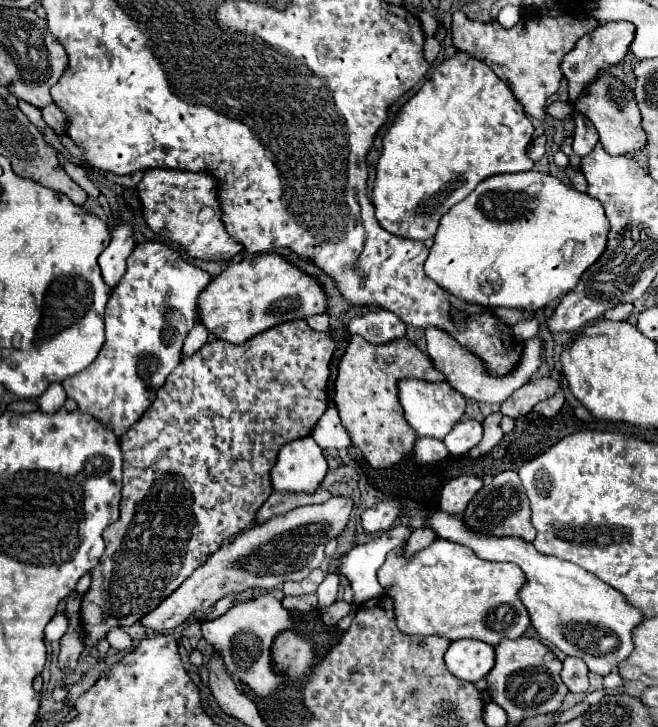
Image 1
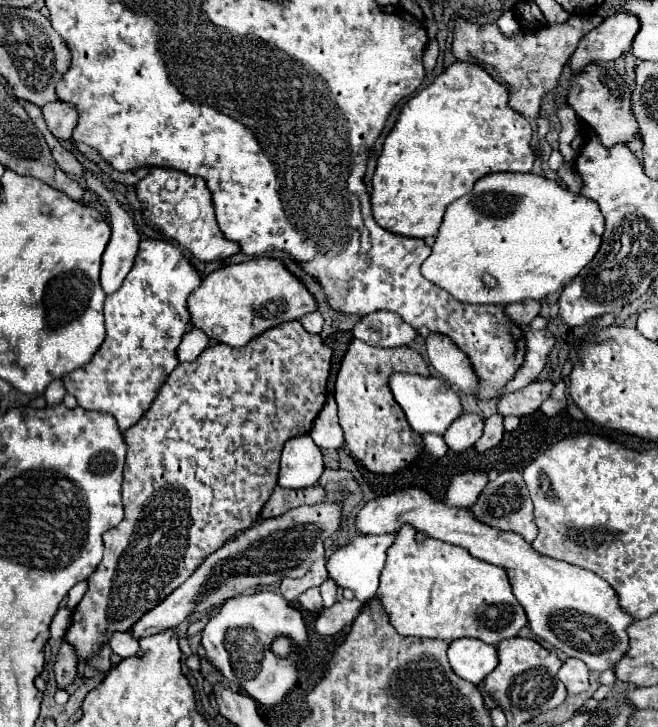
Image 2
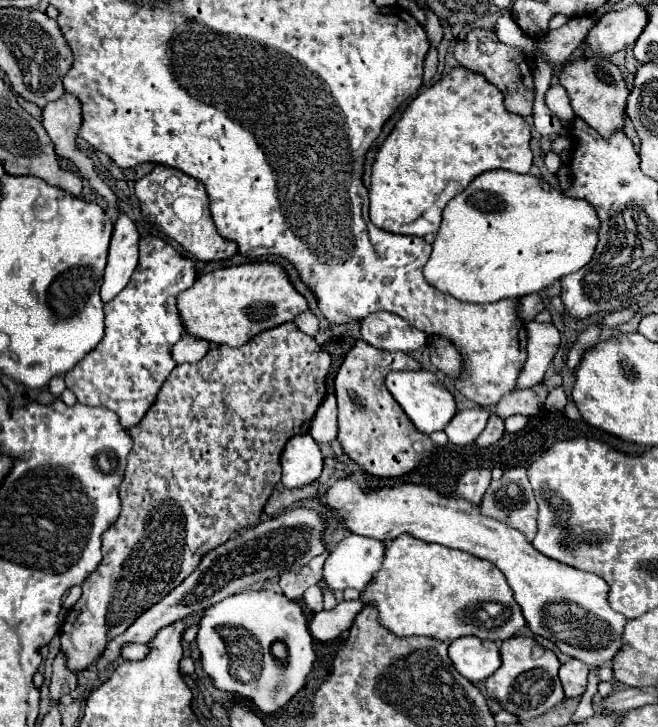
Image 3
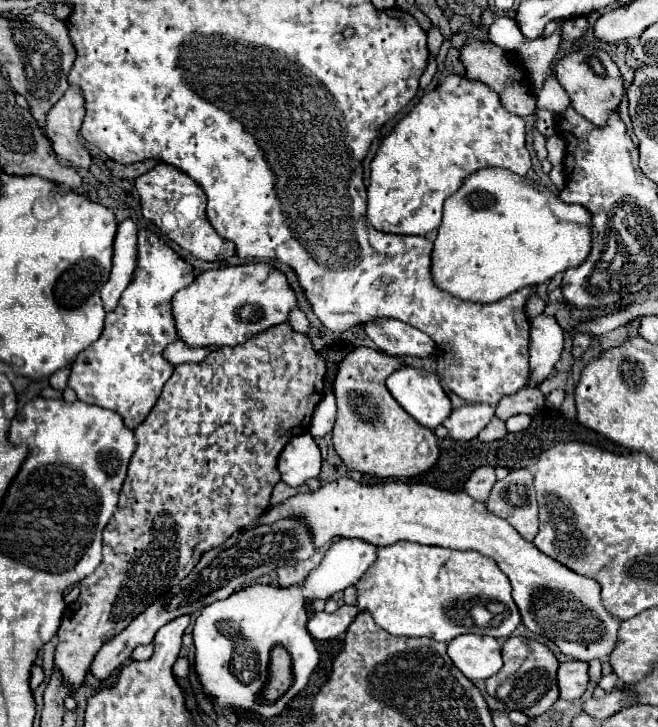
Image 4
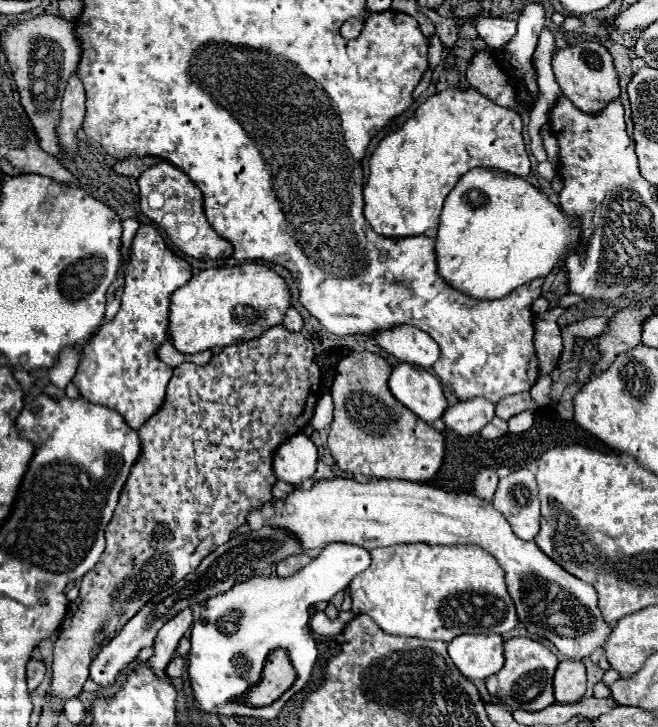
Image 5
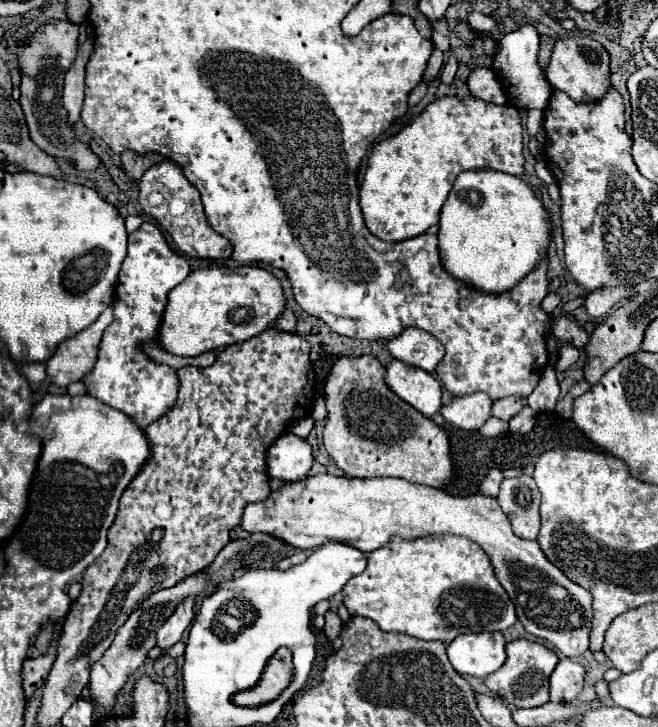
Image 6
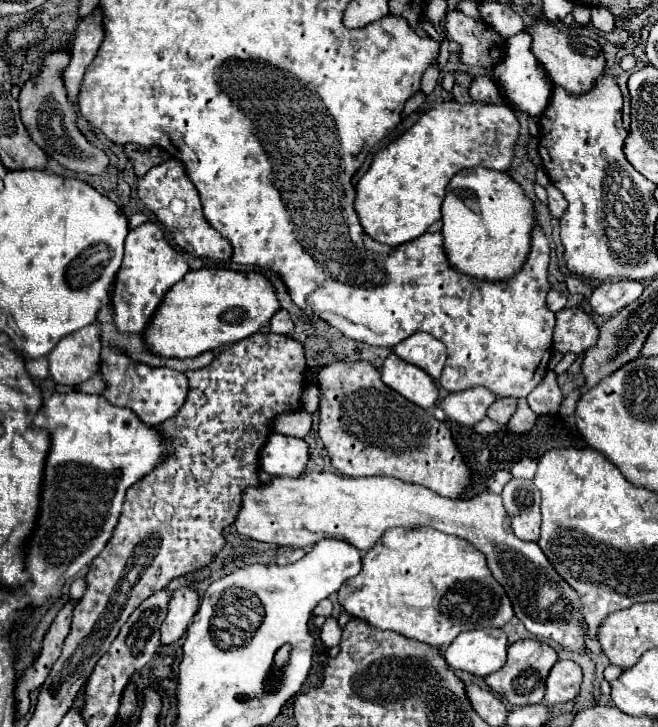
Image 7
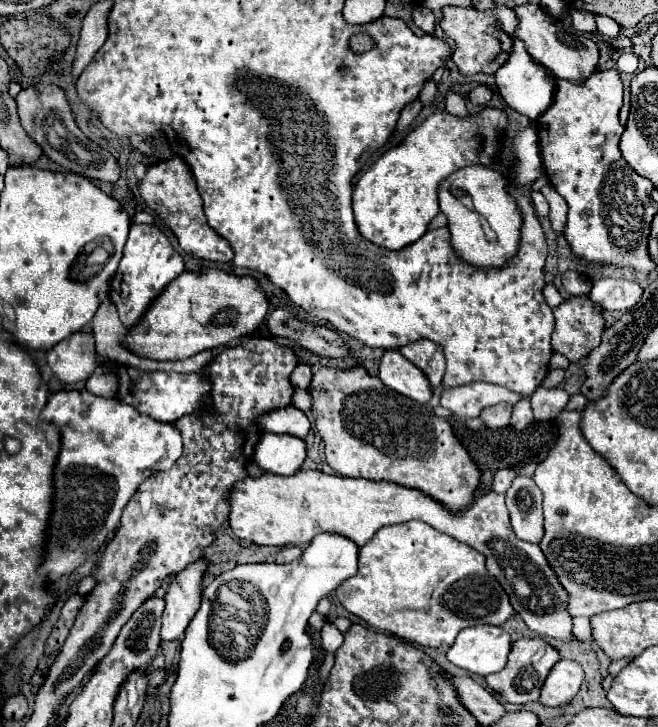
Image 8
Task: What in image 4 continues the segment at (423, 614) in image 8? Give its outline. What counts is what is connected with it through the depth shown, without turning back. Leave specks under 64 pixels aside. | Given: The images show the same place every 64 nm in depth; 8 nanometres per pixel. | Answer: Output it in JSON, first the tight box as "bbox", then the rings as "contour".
{"bbox":[356,540,522,642],"contour":[[[400,540],[396,544],[378,548],[376,564],[366,572],[364,580],[360,580],[356,588],[358,608],[368,610],[376,624],[394,636],[426,636],[438,642],[450,642],[460,634],[480,634],[506,640],[522,624],[518,606],[510,596],[512,588],[506,574],[496,566],[492,558],[470,550],[462,552]]]}

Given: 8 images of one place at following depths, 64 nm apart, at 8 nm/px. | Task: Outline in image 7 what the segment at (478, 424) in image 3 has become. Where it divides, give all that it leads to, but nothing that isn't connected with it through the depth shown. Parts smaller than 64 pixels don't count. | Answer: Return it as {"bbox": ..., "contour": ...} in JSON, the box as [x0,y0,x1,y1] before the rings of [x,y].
{"bbox":[440,388,496,426],"contour":[[[470,388],[464,392],[448,394],[442,402],[440,408],[446,412],[448,420],[454,420],[462,426],[476,426],[482,418],[486,418],[486,412],[490,404],[496,400],[488,388]]]}

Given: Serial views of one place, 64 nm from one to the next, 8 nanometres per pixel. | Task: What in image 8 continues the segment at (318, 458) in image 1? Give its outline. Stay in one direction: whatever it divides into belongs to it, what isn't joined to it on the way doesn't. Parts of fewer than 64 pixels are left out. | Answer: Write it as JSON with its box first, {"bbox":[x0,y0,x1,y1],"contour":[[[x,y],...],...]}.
{"bbox":[254,432,306,474],"contour":[[[262,432],[254,450],[254,462],[270,474],[296,474],[306,458],[306,444],[302,438]]]}

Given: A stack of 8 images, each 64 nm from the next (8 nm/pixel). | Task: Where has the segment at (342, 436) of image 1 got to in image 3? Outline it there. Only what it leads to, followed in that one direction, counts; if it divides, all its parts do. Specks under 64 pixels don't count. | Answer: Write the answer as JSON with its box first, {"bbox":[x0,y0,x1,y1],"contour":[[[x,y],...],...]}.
{"bbox":[309,394,338,444],"contour":[[[328,394],[312,420],[309,434],[318,444],[332,444],[338,436],[338,420],[334,416],[334,406],[336,406],[336,398],[334,394]]]}

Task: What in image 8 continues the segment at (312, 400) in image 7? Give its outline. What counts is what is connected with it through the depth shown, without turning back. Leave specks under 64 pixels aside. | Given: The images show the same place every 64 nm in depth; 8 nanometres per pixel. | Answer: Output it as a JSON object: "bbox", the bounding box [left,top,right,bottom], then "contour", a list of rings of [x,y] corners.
{"bbox":[292,390,312,412],"contour":[[[296,390],[296,392],[294,392],[292,404],[294,404],[296,408],[300,408],[302,412],[310,412],[310,410],[312,410],[312,396],[304,396],[304,394],[300,394],[300,392],[304,392],[304,390]]]}

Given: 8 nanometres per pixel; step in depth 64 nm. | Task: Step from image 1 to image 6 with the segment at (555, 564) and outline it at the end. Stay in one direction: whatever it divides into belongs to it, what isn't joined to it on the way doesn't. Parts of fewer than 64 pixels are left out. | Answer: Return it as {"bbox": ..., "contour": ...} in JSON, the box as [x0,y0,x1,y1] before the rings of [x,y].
{"bbox":[242,474,592,658],"contour":[[[316,474],[286,484],[264,502],[244,508],[242,528],[266,532],[300,550],[316,550],[326,542],[342,542],[362,552],[386,546],[394,536],[416,540],[428,536],[462,536],[476,542],[492,560],[498,582],[516,606],[516,616],[526,632],[552,642],[568,658],[578,658],[590,648],[592,594],[560,572],[540,550],[538,542],[516,538],[496,498],[472,494],[452,496],[444,490],[412,484],[400,478],[338,478]]]}

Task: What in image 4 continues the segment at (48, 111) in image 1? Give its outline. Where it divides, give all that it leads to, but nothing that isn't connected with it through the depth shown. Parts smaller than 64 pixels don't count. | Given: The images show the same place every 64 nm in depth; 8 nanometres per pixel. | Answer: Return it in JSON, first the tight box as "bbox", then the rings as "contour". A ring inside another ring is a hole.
{"bbox":[45,86,138,310],"contour":[[[70,86],[70,90],[66,90],[66,94],[50,108],[46,116],[45,133],[58,158],[68,160],[82,170],[90,170],[92,158],[78,140],[82,120],[84,98],[76,86]],[[124,220],[118,224],[116,240],[114,240],[114,256],[112,256],[112,272],[104,288],[100,290],[102,302],[106,310],[114,310],[116,300],[130,284],[130,278],[136,270],[138,242],[136,242],[136,224],[132,220]]]}

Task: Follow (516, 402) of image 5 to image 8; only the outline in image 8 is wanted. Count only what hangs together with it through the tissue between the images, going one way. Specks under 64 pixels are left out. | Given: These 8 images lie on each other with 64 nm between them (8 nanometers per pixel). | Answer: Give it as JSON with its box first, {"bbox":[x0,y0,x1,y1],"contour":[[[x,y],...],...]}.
{"bbox":[480,404,512,428],"contour":[[[496,404],[496,406],[488,406],[482,410],[480,420],[488,426],[488,428],[504,428],[508,426],[508,420],[512,416],[512,408],[510,404]]]}

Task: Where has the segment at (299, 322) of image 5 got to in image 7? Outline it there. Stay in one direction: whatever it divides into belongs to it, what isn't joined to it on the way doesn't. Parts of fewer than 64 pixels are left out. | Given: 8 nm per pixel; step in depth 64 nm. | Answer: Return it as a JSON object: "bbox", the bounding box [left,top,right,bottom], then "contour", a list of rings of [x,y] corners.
{"bbox":[270,310,294,334],"contour":[[[278,310],[272,320],[270,320],[270,330],[276,332],[276,334],[288,334],[294,330],[294,324],[292,324],[292,318],[288,314],[288,310]]]}

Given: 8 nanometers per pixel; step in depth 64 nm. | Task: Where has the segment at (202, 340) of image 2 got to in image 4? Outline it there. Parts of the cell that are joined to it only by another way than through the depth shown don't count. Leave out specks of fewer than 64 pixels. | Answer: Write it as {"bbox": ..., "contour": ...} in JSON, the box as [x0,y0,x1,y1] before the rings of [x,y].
{"bbox":[164,340,210,366],"contour":[[[182,340],[172,342],[172,344],[164,350],[164,358],[166,358],[170,364],[174,364],[174,366],[184,364],[184,362],[202,362],[208,354],[210,354],[210,348],[206,348],[206,346],[188,348],[188,344],[184,344]]]}

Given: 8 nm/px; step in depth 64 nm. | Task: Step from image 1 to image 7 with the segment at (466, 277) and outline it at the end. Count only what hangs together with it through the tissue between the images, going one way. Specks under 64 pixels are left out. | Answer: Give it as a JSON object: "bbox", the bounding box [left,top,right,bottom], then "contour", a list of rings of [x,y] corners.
{"bbox":[442,168,538,282],"contour":[[[470,168],[458,172],[442,204],[444,252],[452,268],[484,282],[506,282],[528,260],[532,232],[538,226],[534,202],[522,186],[504,172]]]}

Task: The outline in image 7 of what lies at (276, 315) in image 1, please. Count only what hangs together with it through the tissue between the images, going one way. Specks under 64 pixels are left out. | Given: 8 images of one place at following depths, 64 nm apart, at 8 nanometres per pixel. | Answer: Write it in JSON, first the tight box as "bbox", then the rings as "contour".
{"bbox":[144,266,278,358],"contour":[[[224,266],[190,270],[164,296],[144,332],[144,340],[154,354],[194,358],[204,350],[234,344],[256,334],[278,310],[276,290],[262,272],[236,272]]]}

